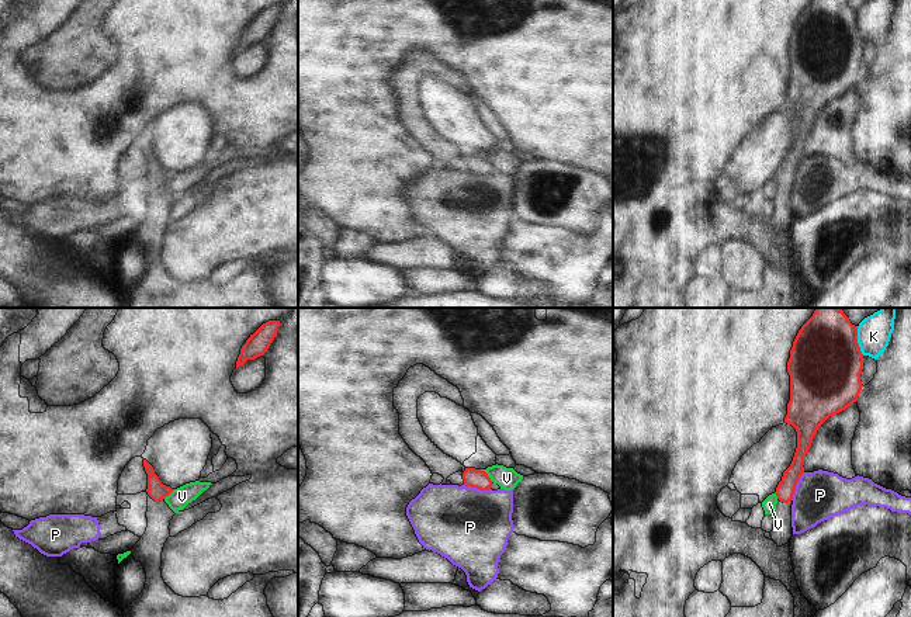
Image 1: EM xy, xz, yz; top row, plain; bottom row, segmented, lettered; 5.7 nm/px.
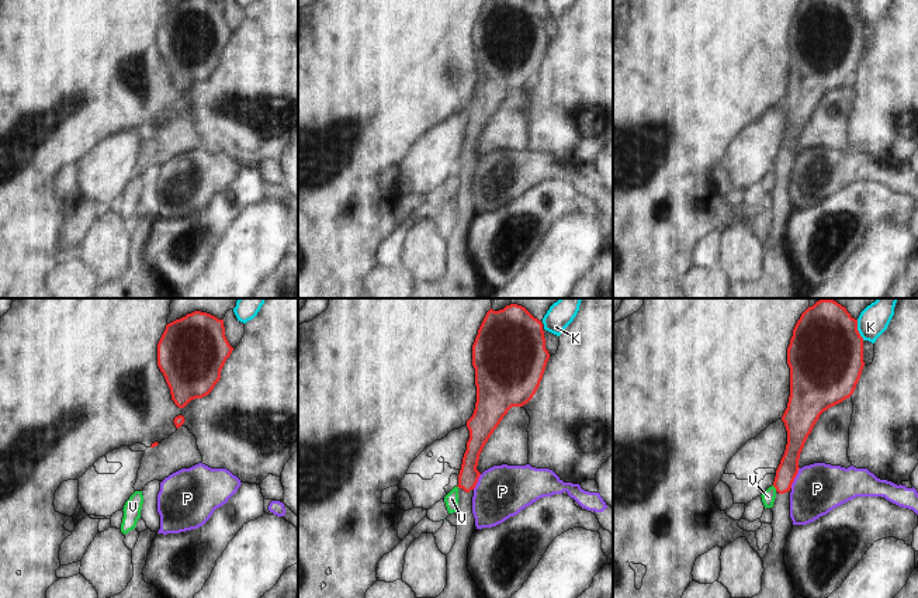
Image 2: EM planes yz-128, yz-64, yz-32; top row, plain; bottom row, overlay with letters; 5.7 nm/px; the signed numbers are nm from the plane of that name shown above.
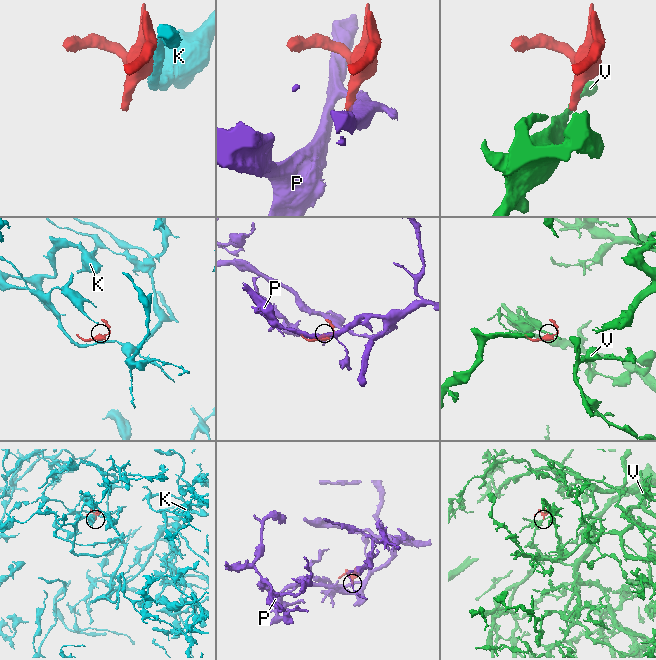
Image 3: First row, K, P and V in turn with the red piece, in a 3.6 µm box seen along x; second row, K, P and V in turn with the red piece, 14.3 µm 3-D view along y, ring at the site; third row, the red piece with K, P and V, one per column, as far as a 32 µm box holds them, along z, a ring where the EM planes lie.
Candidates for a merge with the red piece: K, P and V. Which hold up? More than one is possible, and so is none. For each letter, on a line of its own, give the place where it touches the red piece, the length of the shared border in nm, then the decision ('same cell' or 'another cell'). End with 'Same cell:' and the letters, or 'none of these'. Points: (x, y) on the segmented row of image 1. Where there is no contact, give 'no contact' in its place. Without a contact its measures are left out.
K: yz (856, 340) | 170 nm | another cell
P: yz (795, 486) | 180 nm | another cell
V: xz (487, 474) | 100 nm | another cell
Same cell: none of these

